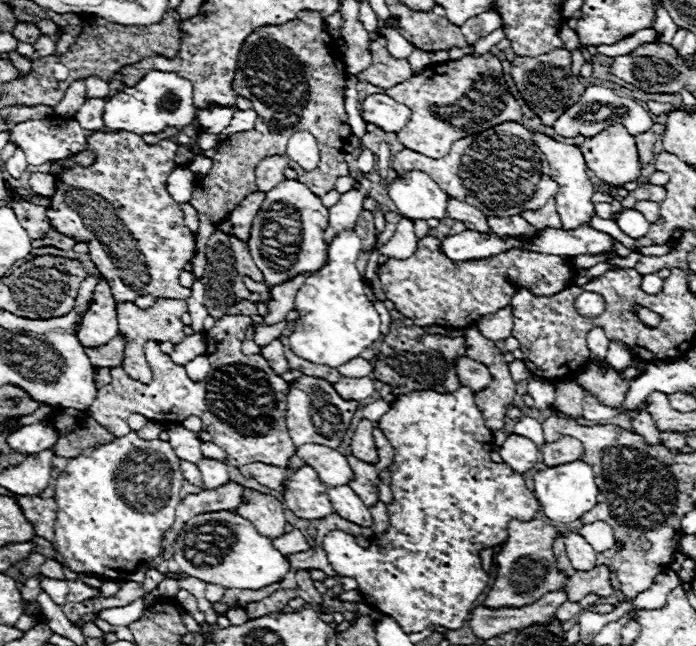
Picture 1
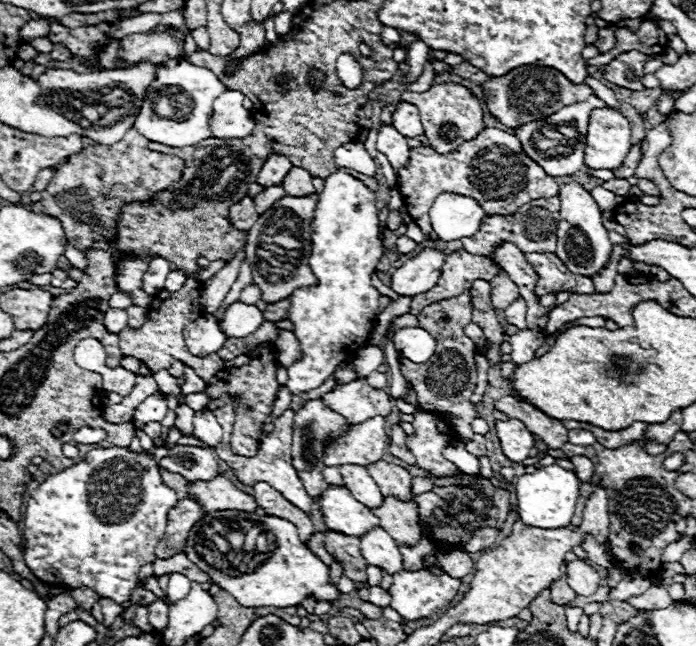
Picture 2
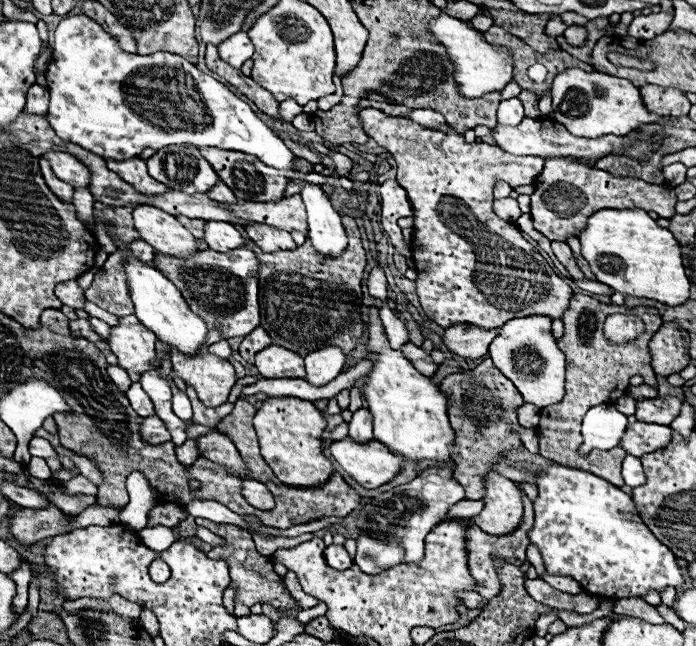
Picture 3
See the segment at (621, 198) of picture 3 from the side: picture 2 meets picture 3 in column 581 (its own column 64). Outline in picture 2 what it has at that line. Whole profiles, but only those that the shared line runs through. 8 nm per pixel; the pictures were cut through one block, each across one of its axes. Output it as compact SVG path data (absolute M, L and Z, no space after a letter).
M132 128L114 146L86 146L80 154L74 154L56 168L48 188L42 190L42 200L36 202L32 210L36 214L52 214L52 218L60 218L64 234L68 234L68 242L84 254L94 242L114 242L116 220L122 206L128 202L152 200L182 176L184 162L180 158L154 152L146 144L148 138Z

